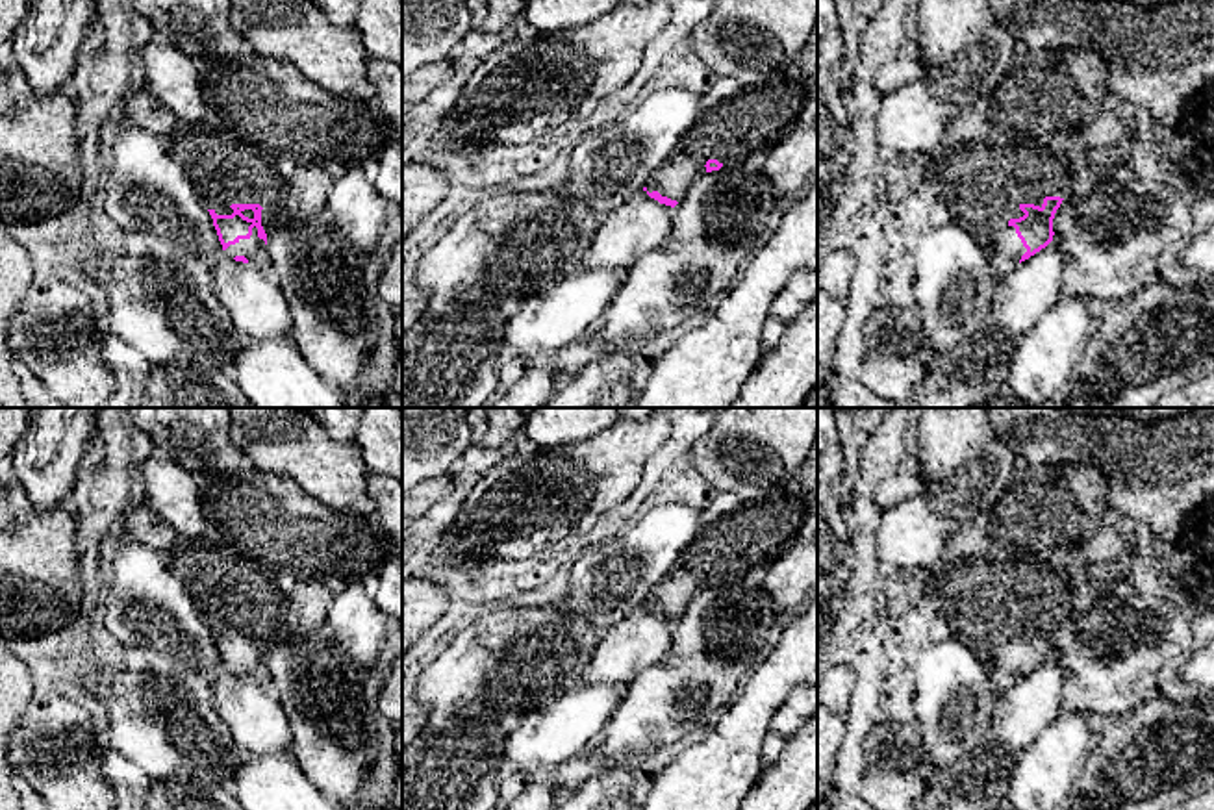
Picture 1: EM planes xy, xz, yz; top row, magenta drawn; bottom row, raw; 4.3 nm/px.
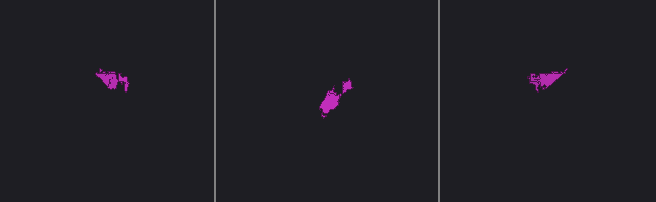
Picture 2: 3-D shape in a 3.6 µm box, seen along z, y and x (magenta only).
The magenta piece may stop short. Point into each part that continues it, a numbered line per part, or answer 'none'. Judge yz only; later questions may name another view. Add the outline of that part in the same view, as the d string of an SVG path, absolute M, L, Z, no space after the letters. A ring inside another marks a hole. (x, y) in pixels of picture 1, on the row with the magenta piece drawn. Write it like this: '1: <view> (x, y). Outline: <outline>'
1: yz (1005, 249). Outline: M1006 226L999 234L982 239L982 245L990 254L992 269L997 280L1010 274L1019 265L1021 256L1027 252L1014 226Z

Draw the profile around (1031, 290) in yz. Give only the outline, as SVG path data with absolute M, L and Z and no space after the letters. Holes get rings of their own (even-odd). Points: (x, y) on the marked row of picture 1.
M1051 241L999 280L993 295L992 324L1014 339L1031 332L1060 298L1066 261L1068 256Z

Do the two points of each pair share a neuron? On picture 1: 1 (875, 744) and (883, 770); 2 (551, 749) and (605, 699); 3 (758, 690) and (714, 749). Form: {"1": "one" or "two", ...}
{"1": "one", "2": "one", "3": "one"}

